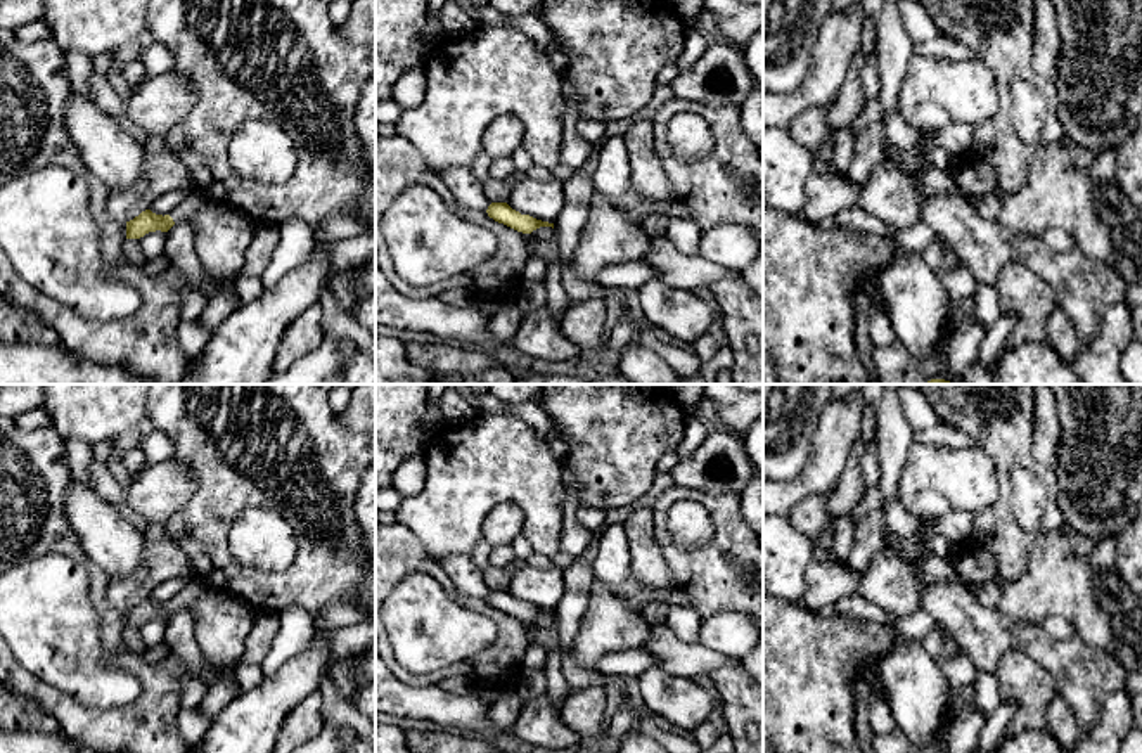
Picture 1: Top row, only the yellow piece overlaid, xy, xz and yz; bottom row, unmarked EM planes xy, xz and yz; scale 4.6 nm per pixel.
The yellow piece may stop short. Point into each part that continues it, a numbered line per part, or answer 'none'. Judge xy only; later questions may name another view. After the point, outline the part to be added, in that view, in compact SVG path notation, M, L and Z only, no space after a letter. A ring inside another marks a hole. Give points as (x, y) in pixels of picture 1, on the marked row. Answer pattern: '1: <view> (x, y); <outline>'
1: xy (194, 201); M189 190L185 199L170 213L170 216L173 218L175 223L187 222L190 216L209 208L216 211L241 213L235 208L211 201L209 197L202 196L197 190Z

